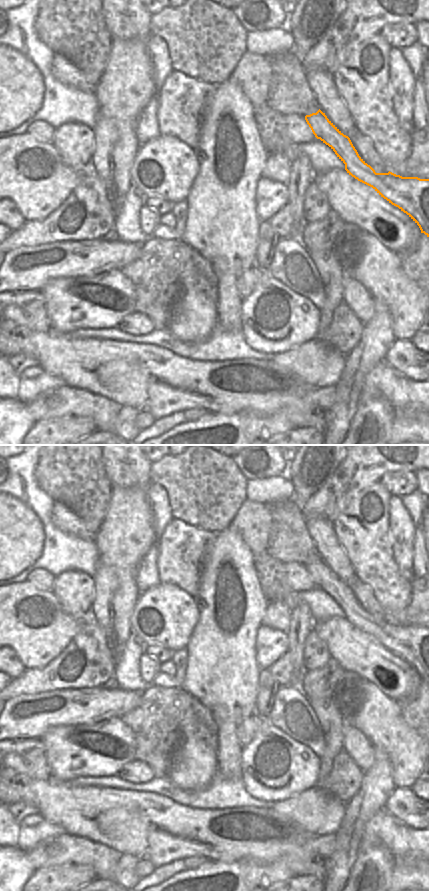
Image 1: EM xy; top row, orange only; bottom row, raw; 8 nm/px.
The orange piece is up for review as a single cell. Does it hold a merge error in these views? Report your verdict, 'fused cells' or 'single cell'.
single cell

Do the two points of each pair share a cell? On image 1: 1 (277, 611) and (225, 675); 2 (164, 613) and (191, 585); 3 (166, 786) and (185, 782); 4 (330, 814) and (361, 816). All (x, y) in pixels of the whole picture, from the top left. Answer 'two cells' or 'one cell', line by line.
1: two cells
2: two cells
3: two cells
4: two cells

